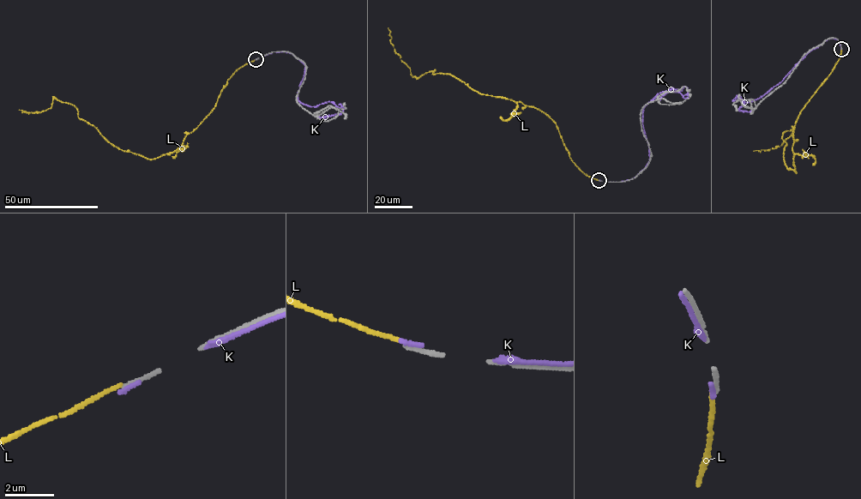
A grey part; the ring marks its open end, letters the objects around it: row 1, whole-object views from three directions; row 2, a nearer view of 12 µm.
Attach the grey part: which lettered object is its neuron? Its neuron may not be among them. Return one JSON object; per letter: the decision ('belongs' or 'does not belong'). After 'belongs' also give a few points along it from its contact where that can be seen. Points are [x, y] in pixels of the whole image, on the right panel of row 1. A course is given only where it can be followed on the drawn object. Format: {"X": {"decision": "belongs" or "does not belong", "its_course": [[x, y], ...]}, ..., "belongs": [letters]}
{"K": {"decision": "does not belong"}, "L": {"decision": "does not belong"}, "belongs": []}

